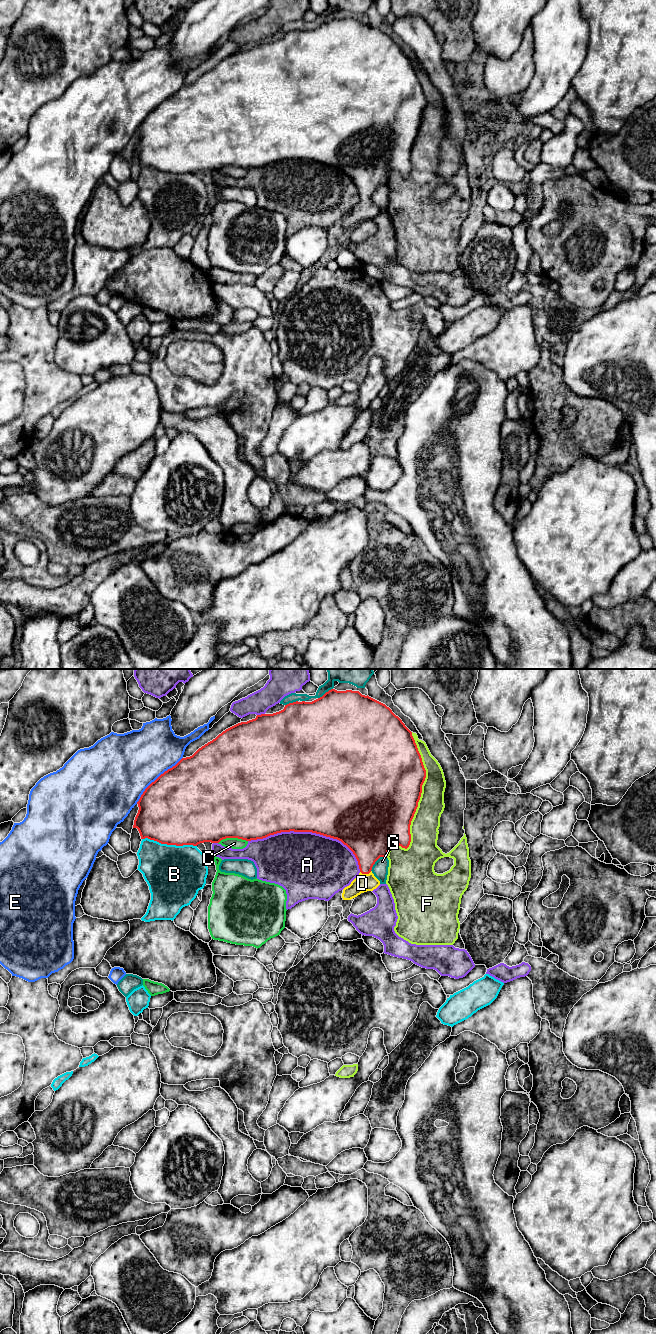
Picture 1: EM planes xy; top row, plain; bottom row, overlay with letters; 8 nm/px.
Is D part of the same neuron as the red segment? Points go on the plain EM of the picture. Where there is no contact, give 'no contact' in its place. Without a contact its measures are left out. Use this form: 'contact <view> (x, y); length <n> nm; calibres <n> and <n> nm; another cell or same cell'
contact xy (365, 201); length 100 nm; calibres 300 and 150 nm; same cell

